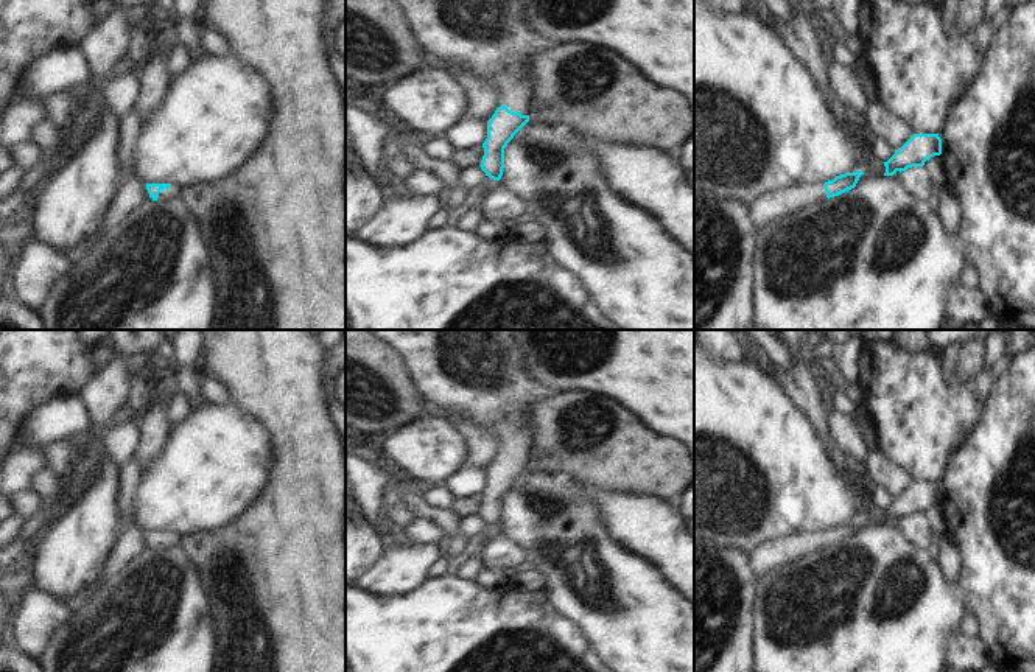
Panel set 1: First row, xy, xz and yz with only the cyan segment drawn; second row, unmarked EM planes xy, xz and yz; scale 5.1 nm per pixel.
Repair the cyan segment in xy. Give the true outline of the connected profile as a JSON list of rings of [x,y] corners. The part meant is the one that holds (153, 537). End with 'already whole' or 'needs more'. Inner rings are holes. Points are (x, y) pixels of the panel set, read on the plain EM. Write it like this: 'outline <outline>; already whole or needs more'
outline [[[146,532],[149,549],[170,549],[179,548],[184,543],[184,537],[177,532]]]; needs more

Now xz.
outline [[[512,420],[500,426],[501,454],[487,470],[487,487],[482,492],[481,518],[493,529],[500,529],[504,516],[504,496],[529,470],[532,443],[523,436],[521,426]]]; needs more

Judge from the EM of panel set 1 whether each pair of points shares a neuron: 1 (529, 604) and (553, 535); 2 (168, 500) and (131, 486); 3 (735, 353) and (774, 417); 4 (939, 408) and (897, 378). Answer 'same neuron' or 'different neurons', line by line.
1: different neurons
2: different neurons
3: different neurons
4: same neuron

